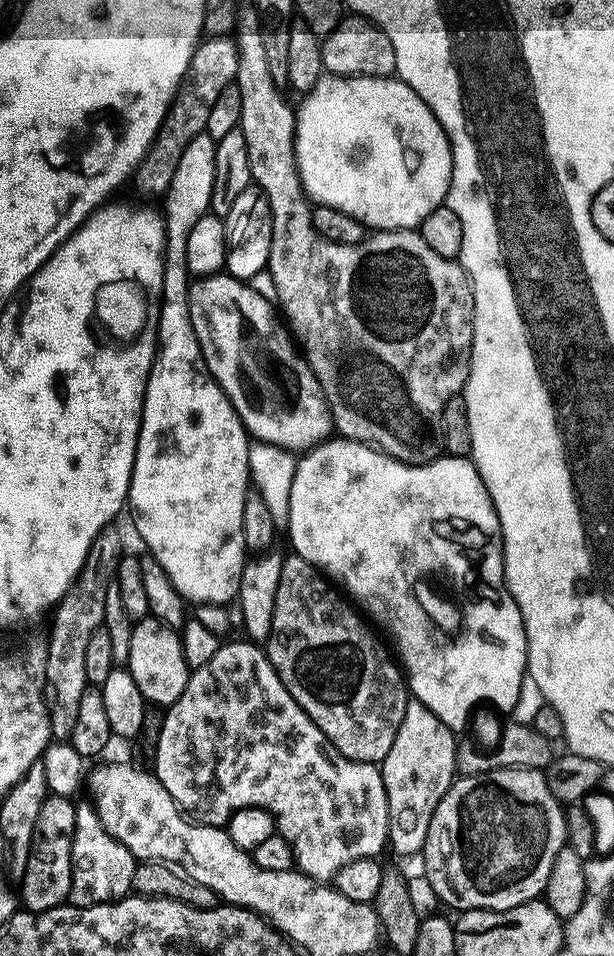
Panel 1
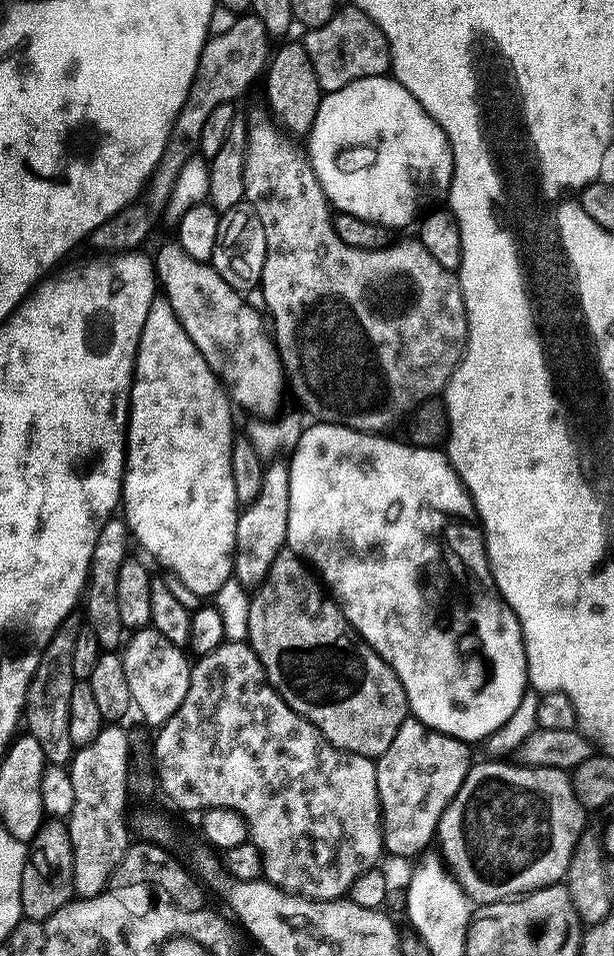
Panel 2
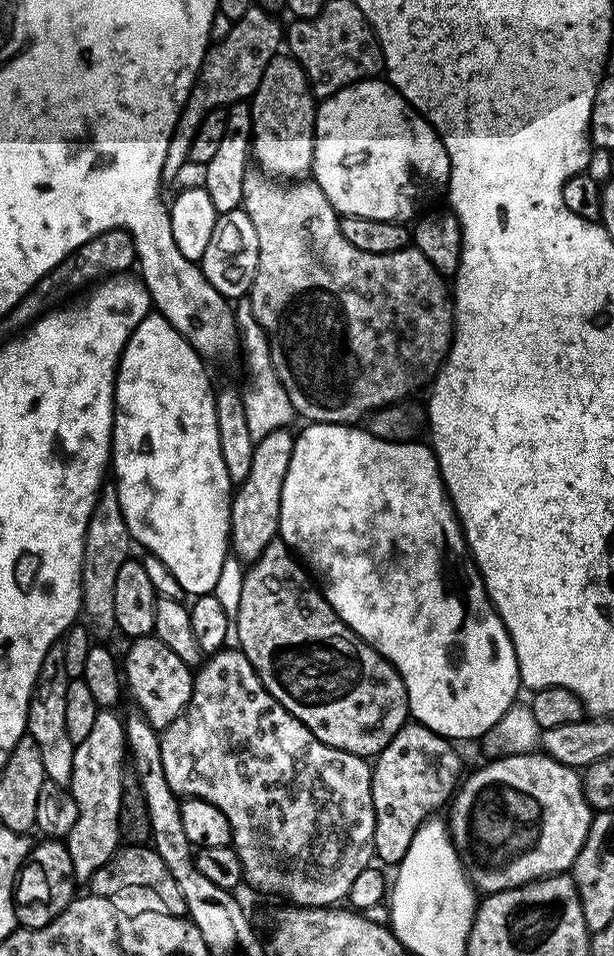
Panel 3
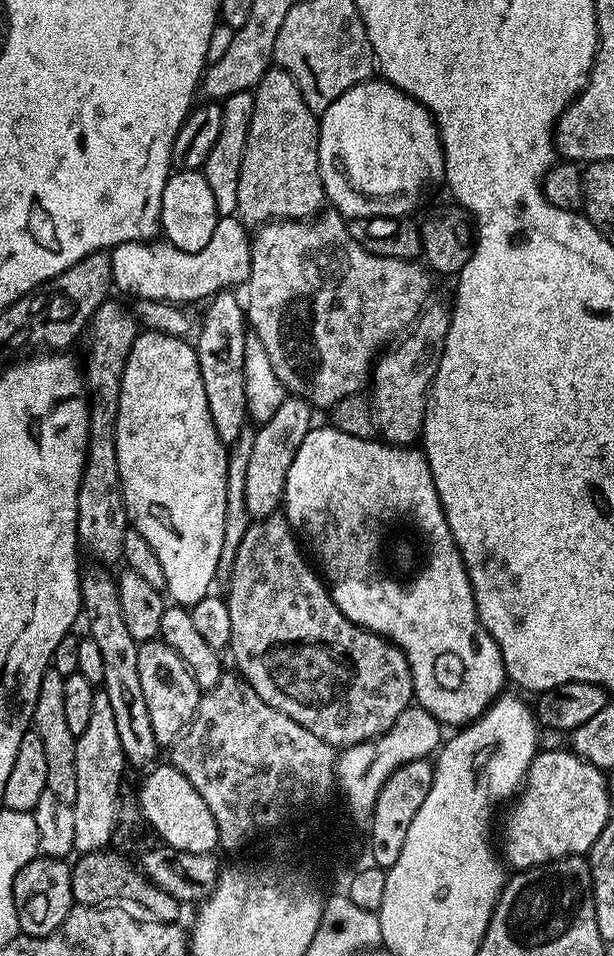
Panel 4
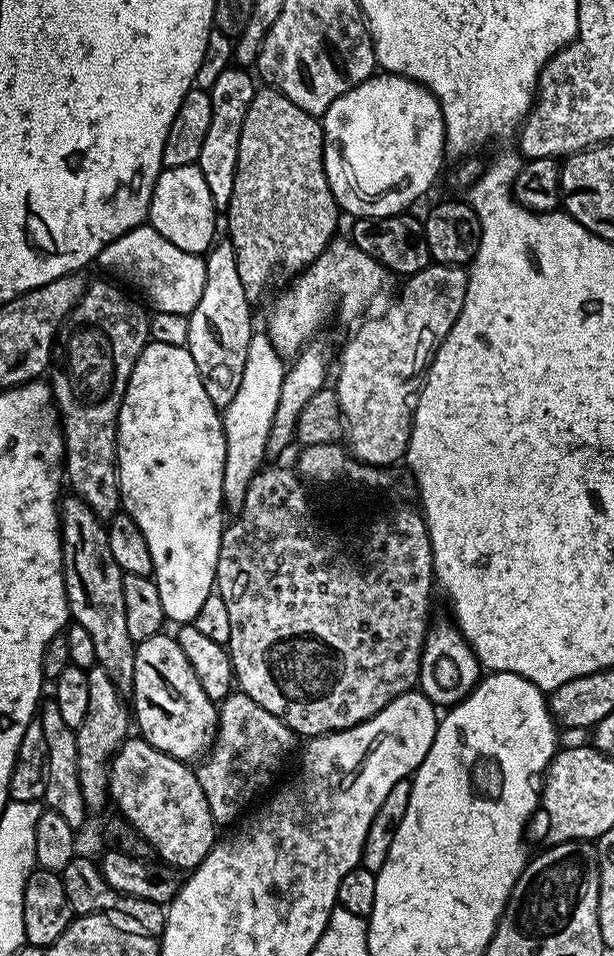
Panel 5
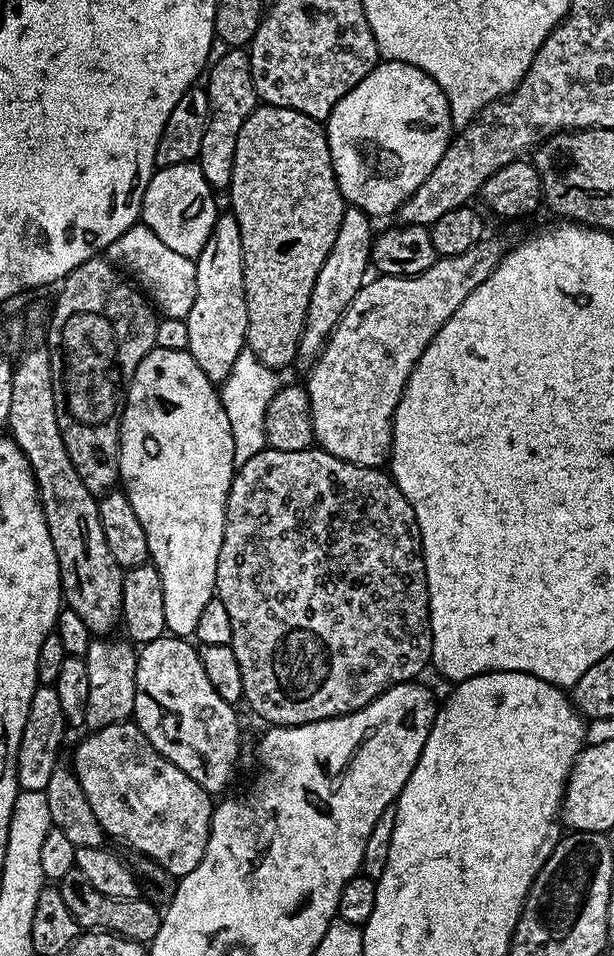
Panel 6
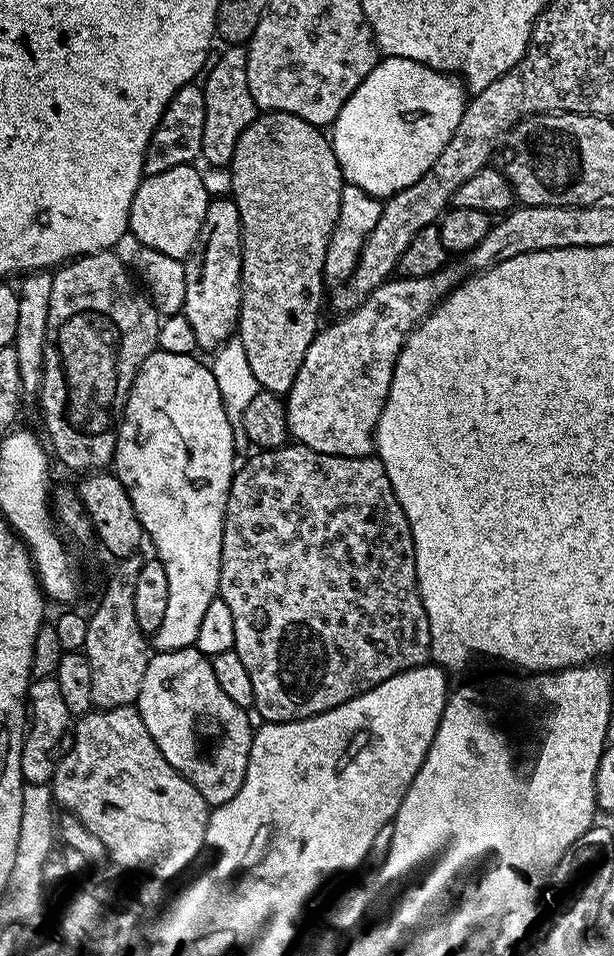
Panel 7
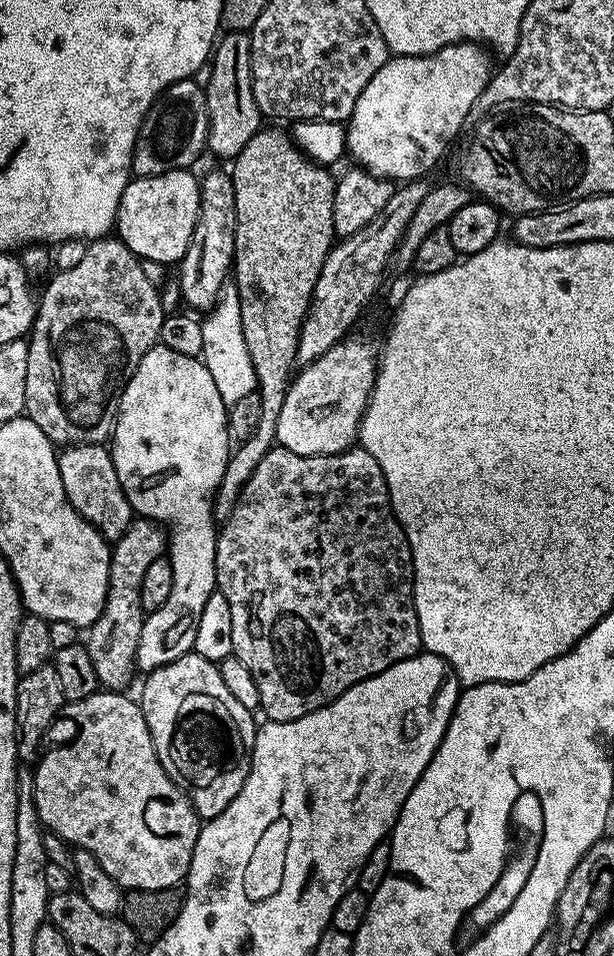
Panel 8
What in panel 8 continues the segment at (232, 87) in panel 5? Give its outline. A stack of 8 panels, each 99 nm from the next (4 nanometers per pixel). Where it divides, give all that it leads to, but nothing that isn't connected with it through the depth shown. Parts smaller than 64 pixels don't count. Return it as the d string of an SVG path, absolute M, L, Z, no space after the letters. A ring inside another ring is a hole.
M229 32L221 35L215 41L214 51L210 57L210 69L206 91L208 94L208 143L207 151L221 156L225 162L235 160L238 154L242 154L242 146L254 138L254 134L262 127L262 113L260 107L254 102L254 90L252 89L252 38L247 32Z

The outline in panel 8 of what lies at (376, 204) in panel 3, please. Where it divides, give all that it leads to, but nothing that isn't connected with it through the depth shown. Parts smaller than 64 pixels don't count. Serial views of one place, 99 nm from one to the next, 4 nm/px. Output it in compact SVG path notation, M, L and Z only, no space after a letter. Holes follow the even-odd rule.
M465 42L451 44L425 56L389 58L382 70L366 82L366 90L362 90L352 116L346 122L347 155L353 156L356 159L353 161L365 172L372 172L384 180L407 182L427 177L427 172L443 158L448 143L459 134L460 127L470 120L474 102L478 102L482 90L486 90L494 71L493 65L488 65L487 55L489 53L479 43Z

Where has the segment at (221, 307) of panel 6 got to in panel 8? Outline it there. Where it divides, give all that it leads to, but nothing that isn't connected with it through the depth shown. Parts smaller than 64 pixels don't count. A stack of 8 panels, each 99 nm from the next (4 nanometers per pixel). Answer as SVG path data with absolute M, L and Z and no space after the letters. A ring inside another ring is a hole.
M216 168L205 176L199 177L200 181L200 209L194 226L194 234L190 238L190 246L186 254L178 262L180 268L180 292L184 300L192 308L211 309L219 299L225 288L226 281L234 268L236 258L236 207L234 206L234 182L227 171Z

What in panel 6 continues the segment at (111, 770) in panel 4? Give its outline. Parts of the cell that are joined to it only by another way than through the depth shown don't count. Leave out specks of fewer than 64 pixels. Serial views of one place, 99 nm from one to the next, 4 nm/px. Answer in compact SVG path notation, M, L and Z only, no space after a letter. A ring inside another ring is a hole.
M96 638L83 656L86 662L86 675L90 677L90 695L86 697L86 718L84 724L89 729L105 728L128 720L134 710L136 693L137 649L127 639Z

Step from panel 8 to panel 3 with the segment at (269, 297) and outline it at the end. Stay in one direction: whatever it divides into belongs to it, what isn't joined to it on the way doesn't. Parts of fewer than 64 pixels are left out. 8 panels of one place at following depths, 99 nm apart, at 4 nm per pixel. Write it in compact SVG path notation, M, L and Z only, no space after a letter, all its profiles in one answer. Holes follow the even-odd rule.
M277 54L266 62L266 70L262 70L256 93L250 98L250 107L250 156L260 171L285 182L307 177L312 171L314 158L318 100L312 95L308 76L291 54Z

